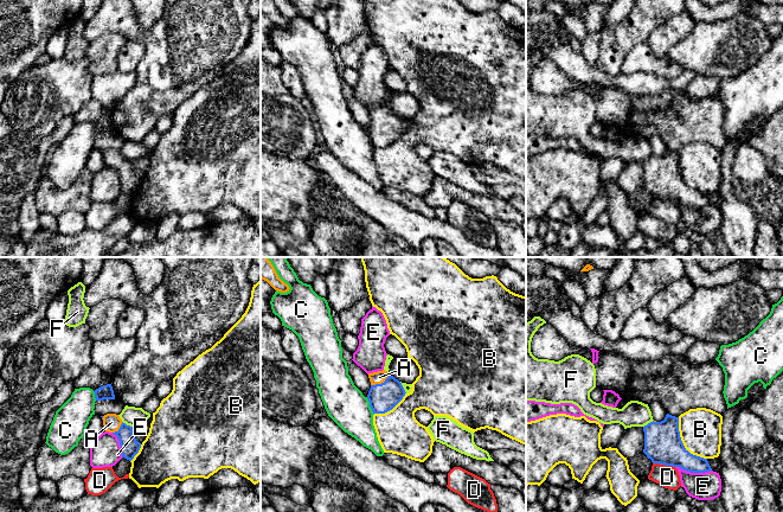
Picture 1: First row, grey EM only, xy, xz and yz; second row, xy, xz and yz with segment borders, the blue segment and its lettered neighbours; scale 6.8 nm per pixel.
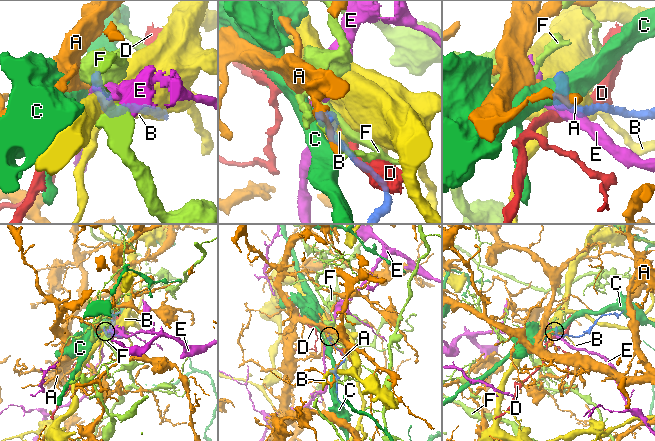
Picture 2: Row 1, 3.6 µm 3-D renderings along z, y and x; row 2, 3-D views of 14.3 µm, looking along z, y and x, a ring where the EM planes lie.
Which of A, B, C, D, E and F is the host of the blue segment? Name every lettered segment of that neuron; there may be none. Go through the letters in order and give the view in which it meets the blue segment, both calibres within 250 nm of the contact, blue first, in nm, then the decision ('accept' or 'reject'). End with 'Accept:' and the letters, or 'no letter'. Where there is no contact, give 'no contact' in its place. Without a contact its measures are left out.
A: xz | 190/90 nm | accept
B: yz | 260/280 nm | reject
C: xz | 190/280 nm | reject
D: yz | 260/150 nm | reject
E: yz | 220/190 nm | reject
F: xy | 130/130 nm | reject
Accept: A

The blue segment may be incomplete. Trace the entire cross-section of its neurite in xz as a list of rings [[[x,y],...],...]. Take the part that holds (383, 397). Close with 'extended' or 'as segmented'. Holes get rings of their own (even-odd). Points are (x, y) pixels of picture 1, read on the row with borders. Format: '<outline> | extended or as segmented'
[[[387,371],[368,373],[371,389],[367,395],[373,414],[385,414],[392,410],[405,396],[402,383]]] | extended

